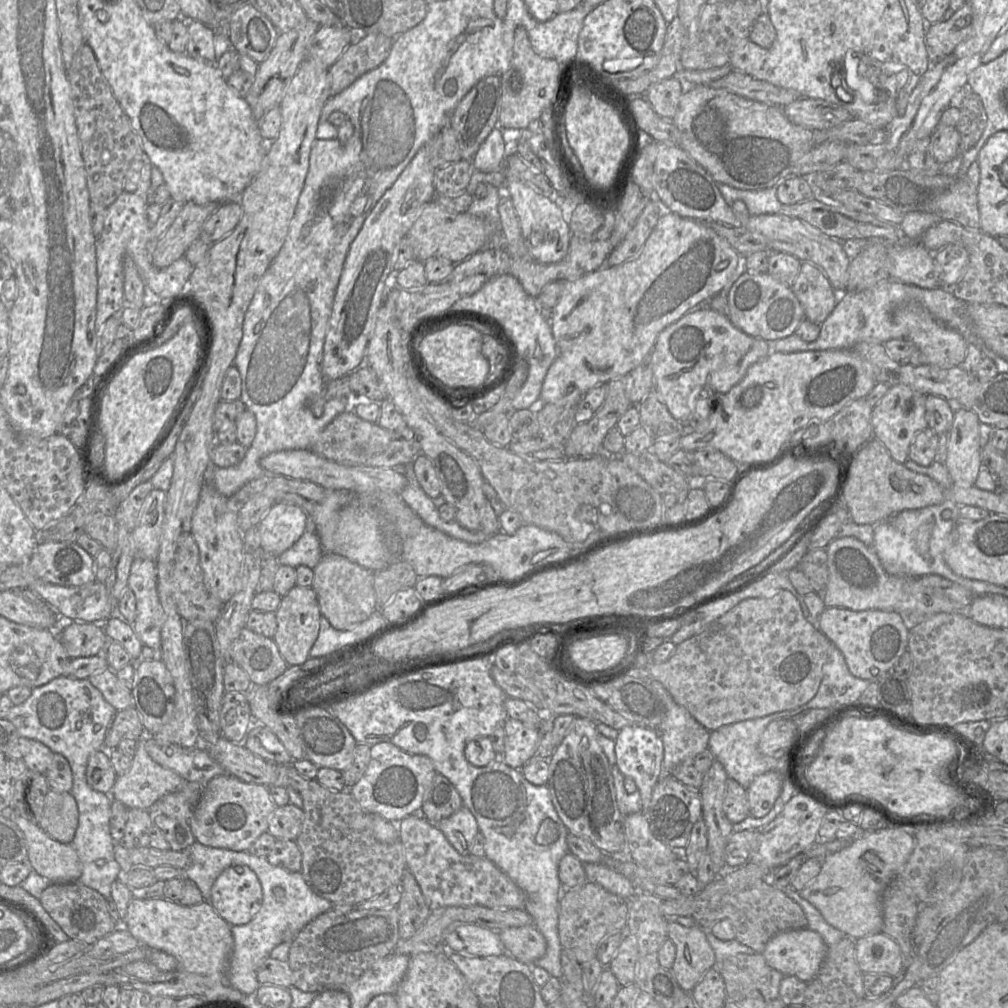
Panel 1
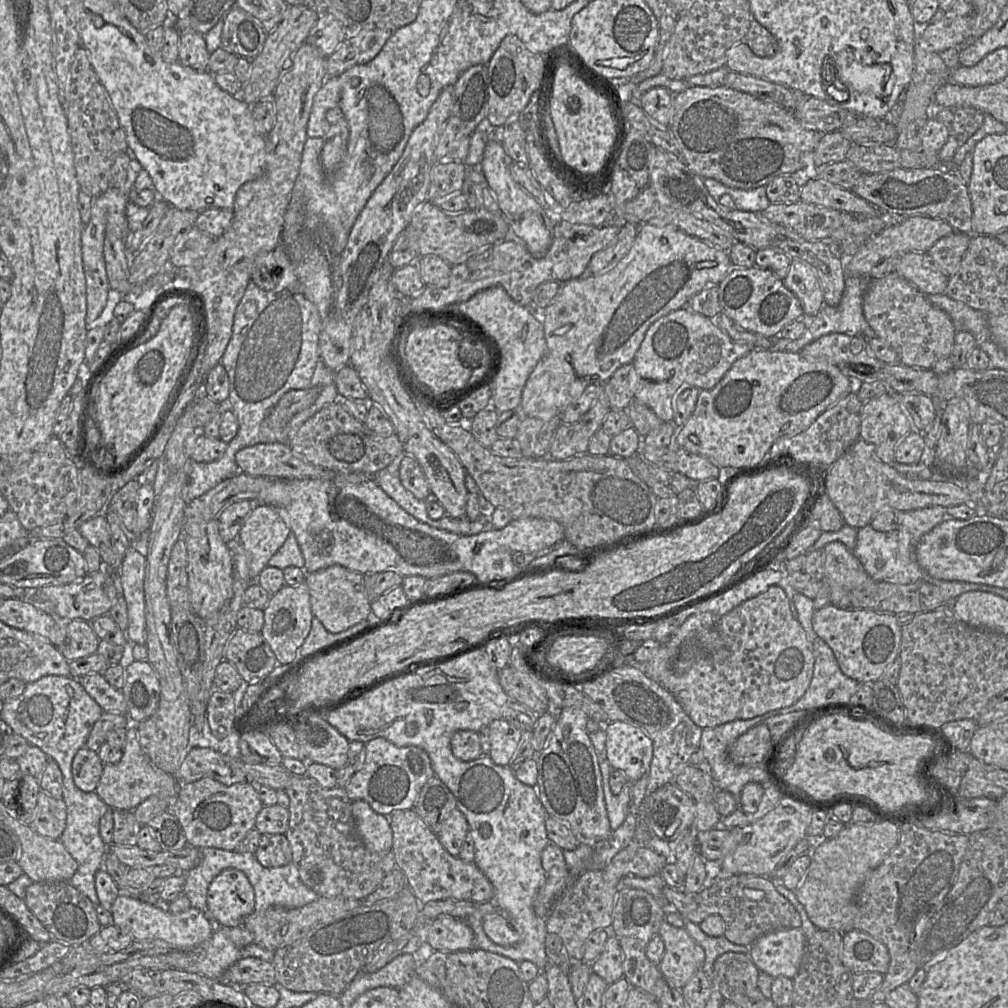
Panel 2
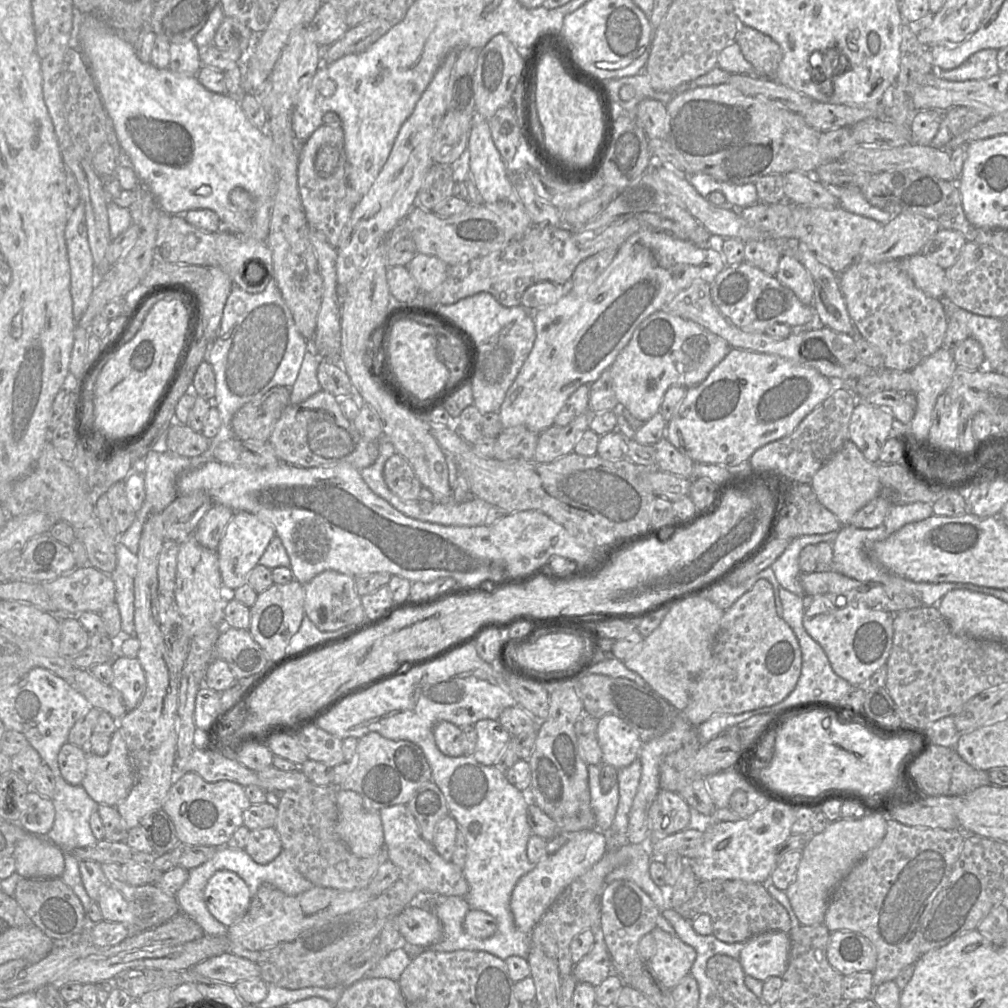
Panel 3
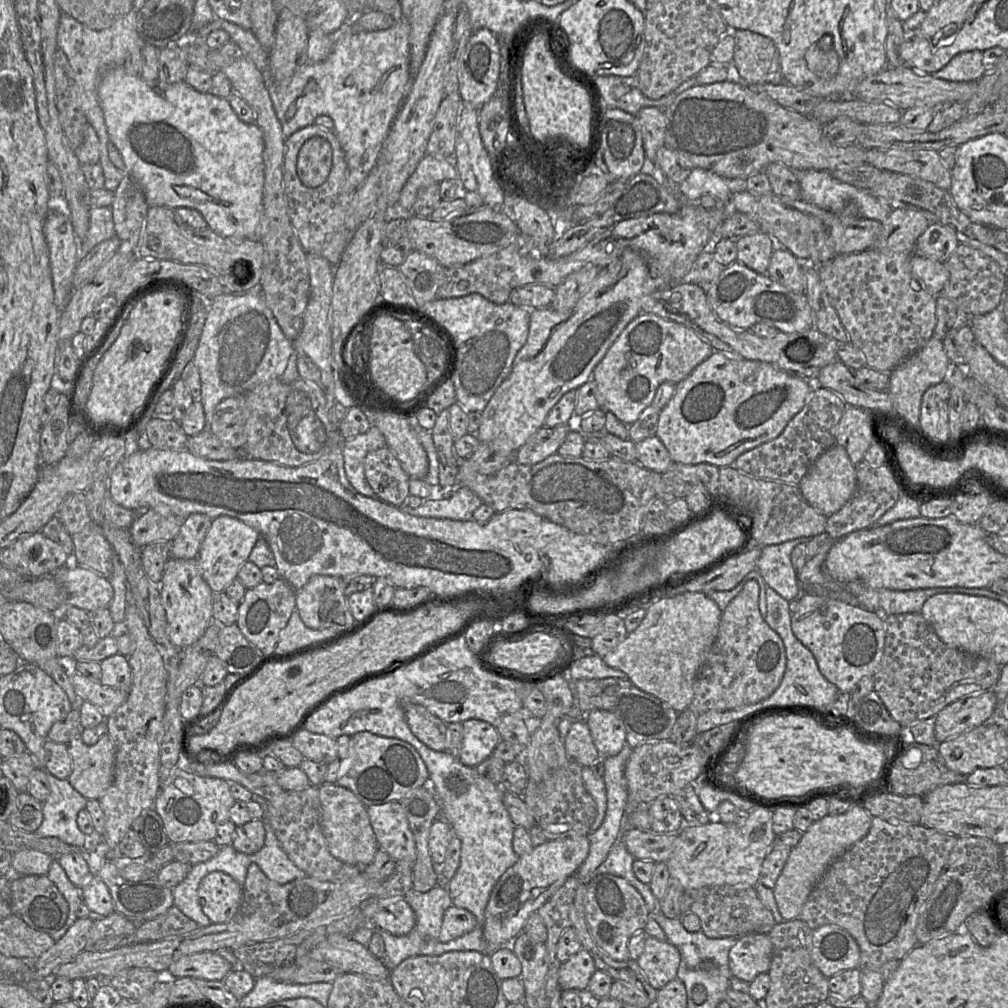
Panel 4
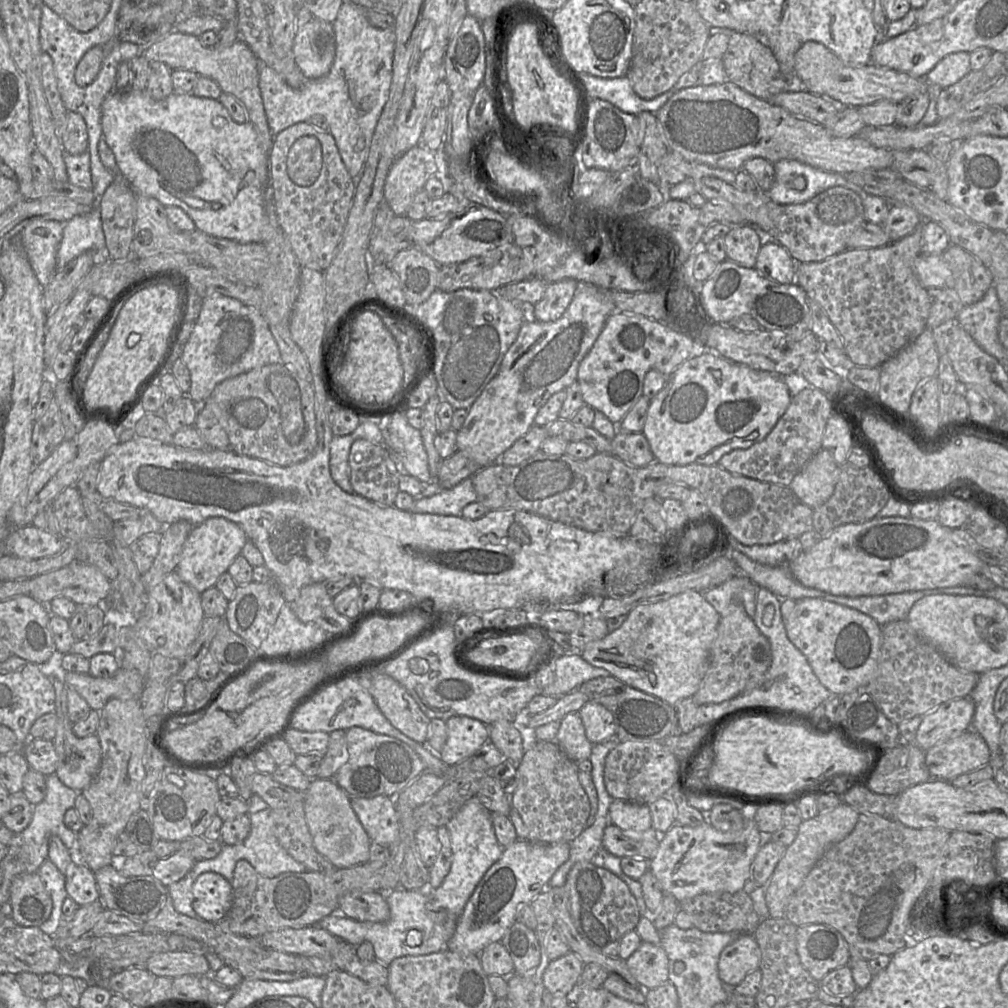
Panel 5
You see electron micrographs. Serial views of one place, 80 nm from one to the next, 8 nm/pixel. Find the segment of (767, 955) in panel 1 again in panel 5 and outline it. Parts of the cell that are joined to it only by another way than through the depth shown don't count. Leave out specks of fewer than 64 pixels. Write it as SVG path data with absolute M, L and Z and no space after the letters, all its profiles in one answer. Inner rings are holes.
M741 934L726 946L719 957L718 973L724 984L737 986L751 972L758 970L761 951L752 934Z

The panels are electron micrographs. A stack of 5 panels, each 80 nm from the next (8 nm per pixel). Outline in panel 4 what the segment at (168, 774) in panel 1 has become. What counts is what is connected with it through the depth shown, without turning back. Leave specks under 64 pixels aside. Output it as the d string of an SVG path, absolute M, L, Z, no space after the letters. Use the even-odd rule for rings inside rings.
M105 734L94 745L87 745L80 735L67 744L72 761L69 783L86 799L99 800L114 778L115 746Z

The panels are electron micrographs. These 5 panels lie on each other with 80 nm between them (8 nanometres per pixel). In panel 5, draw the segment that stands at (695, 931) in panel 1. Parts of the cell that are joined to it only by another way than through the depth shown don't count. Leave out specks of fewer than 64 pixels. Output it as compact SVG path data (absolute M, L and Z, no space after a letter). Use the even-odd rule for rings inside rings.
M642 942L625 962L641 989L654 989L668 982L669 959L660 944Z

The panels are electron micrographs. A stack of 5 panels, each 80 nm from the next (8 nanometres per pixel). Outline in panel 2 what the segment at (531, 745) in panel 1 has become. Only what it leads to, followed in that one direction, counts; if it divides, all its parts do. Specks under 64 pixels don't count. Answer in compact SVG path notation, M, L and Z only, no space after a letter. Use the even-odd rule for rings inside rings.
M501 718L492 721L485 730L480 733L483 754L488 754L488 756L498 765L508 766L522 739L523 732Z

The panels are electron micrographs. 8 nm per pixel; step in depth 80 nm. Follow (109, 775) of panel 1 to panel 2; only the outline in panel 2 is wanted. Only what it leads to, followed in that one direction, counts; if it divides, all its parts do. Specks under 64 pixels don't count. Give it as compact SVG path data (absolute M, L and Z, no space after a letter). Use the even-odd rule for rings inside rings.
M86 747L79 749L72 762L75 785L85 792L95 792L104 765L97 751Z

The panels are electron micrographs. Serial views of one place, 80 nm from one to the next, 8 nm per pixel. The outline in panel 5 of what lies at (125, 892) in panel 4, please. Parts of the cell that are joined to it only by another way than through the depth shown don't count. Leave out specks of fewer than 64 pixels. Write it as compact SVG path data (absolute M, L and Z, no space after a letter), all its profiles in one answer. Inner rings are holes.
M111 865L95 873L102 909L112 910L136 922L145 922L157 915L168 897L165 886L152 875L125 876Z

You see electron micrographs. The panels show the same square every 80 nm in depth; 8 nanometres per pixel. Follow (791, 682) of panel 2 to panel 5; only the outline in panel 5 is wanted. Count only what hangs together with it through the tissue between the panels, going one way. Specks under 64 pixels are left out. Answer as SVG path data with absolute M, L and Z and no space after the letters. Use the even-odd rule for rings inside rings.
M730 604L719 615L717 637L710 651L707 671L692 697L697 705L721 703L754 690L764 683L773 661L768 639L759 631L742 604Z

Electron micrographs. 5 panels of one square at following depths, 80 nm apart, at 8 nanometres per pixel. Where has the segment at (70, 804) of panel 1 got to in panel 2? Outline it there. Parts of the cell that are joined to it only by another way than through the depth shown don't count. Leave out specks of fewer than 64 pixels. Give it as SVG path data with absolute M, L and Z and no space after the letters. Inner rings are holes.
M41 791L32 820L28 825L40 835L59 840L67 819L67 807L62 799L56 799Z

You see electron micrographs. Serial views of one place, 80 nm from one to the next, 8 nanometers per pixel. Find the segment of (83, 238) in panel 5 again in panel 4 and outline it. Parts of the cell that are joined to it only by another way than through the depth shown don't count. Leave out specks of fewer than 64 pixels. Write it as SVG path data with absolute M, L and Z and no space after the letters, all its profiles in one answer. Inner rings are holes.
M91 207L89 229L81 242L80 258L96 245L115 236L112 210L110 207Z

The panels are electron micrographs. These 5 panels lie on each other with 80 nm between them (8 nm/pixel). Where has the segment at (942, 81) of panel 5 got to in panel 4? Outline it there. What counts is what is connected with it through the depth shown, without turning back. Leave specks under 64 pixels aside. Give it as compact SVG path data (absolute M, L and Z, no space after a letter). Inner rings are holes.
M983 51L963 52L953 57L945 67L931 75L953 82L977 81L986 73L982 58Z

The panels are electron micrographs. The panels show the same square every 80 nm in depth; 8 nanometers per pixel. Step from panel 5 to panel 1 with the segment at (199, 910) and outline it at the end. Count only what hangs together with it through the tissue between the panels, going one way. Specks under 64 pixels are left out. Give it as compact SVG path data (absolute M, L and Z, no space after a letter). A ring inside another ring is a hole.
M245 865L226 868L214 882L210 904L229 925L251 921L262 905L262 886L255 872Z

